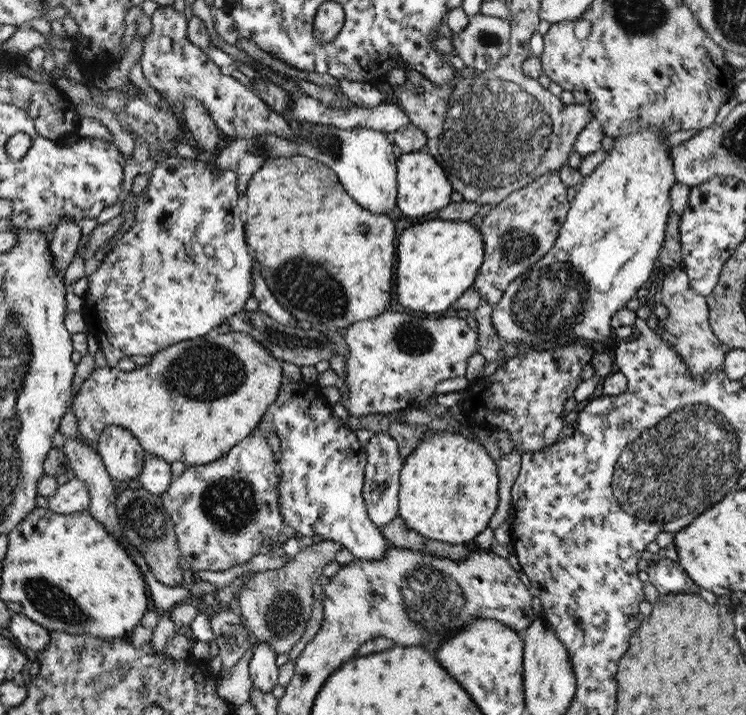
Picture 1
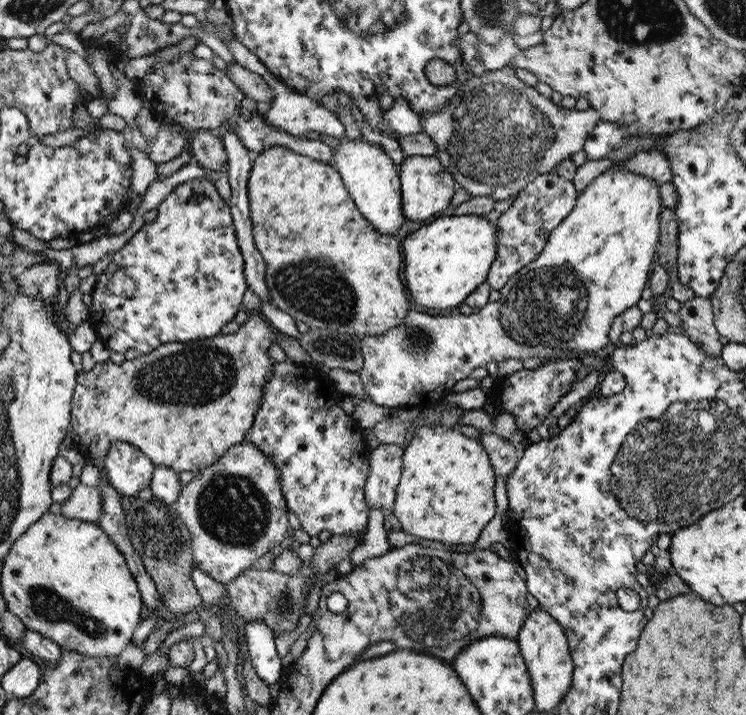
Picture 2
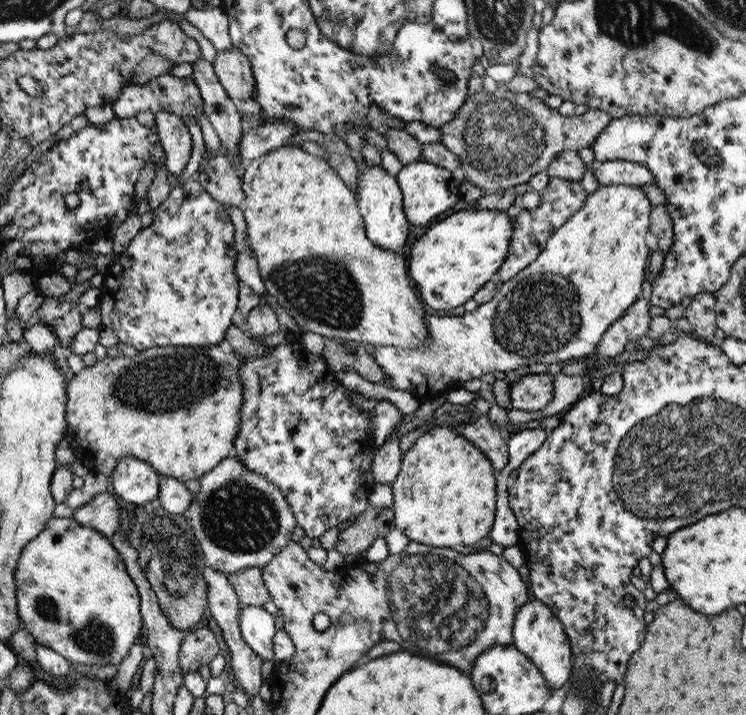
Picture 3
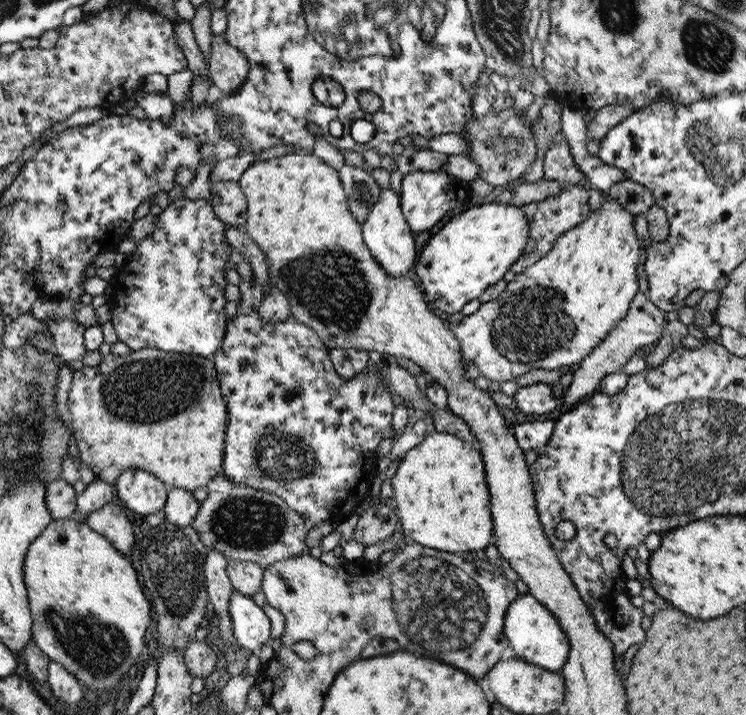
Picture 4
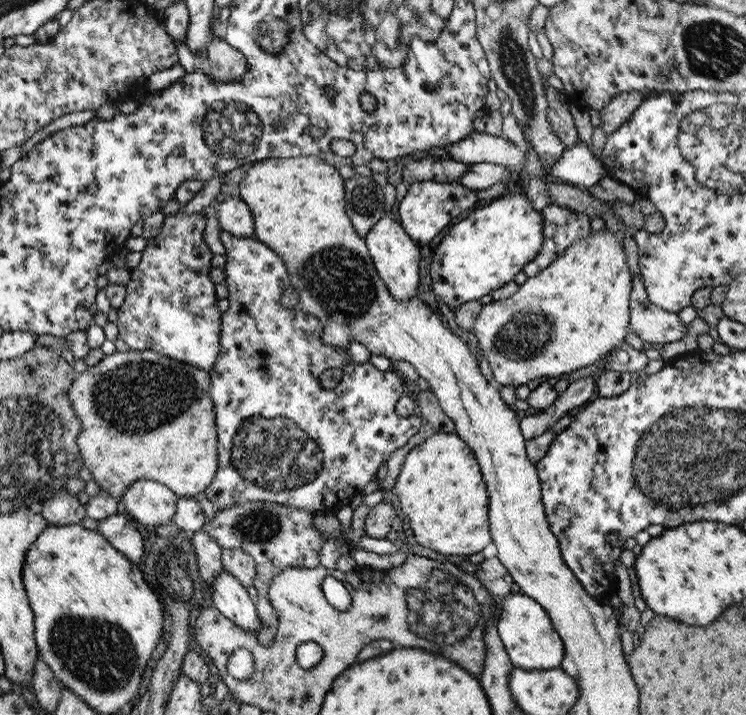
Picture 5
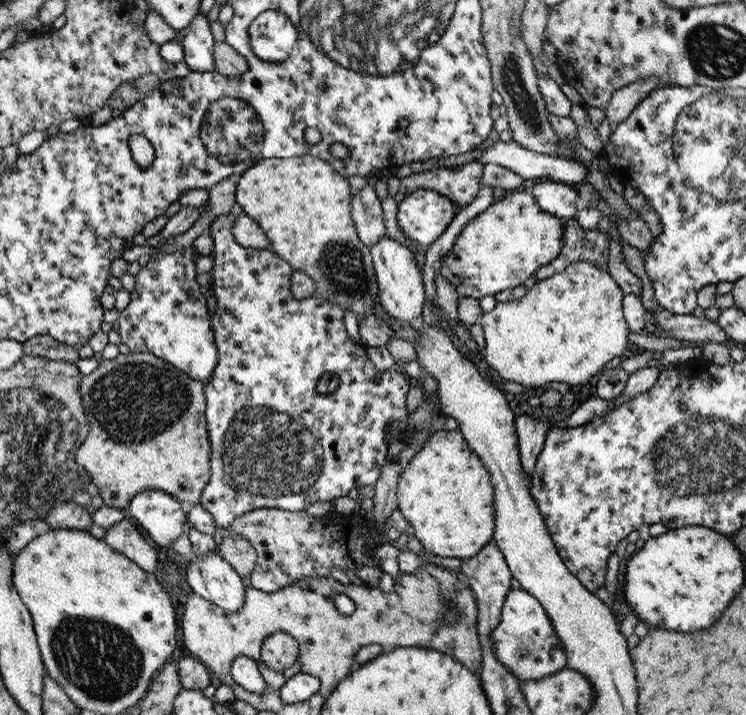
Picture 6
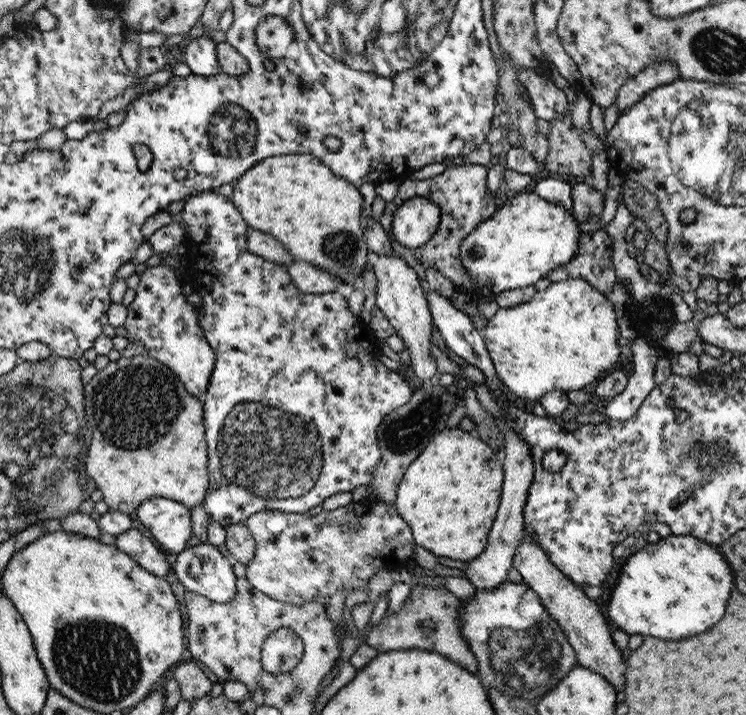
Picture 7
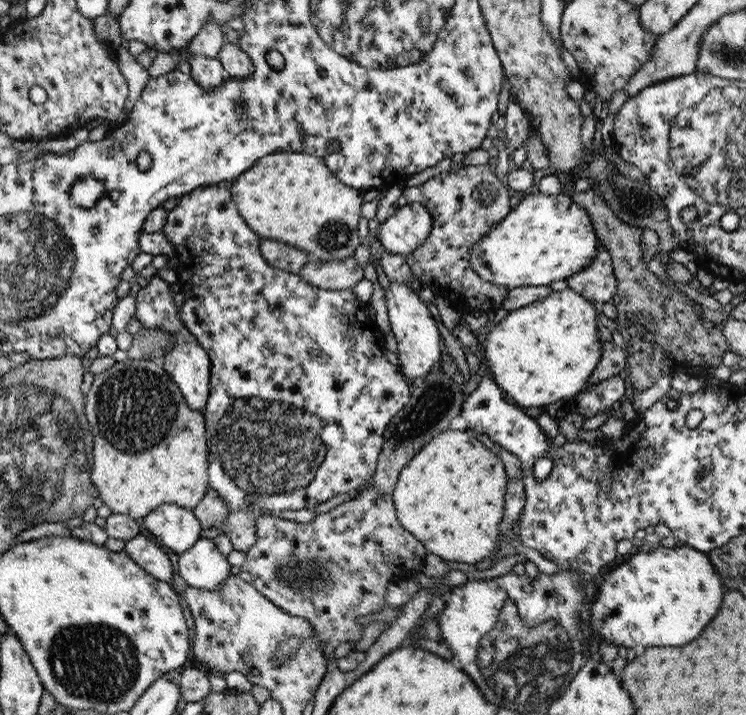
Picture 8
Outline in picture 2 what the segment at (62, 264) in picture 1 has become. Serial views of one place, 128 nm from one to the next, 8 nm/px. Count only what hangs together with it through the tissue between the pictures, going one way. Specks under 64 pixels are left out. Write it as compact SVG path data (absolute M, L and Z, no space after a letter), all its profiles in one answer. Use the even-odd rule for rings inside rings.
M50 259L43 264L36 263L27 268L26 272L15 276L22 286L23 294L28 297L53 297L59 288L61 274L60 261Z

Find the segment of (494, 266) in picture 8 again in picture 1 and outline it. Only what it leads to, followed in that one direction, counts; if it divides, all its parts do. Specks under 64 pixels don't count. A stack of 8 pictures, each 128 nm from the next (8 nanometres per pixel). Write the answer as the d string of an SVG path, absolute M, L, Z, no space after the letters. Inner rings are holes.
M436 219L403 230L396 258L396 304L414 312L450 314L454 301L474 286L484 261L484 240L480 228L469 221Z

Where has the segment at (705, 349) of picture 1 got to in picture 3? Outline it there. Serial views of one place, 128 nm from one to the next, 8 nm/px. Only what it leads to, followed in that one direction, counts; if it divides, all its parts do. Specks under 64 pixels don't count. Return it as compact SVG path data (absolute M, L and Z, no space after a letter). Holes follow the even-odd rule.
M712 293L698 294L694 296L688 307L684 308L683 317L692 326L695 337L701 338L706 343L717 344L714 337L717 330L717 320L714 304L715 298Z

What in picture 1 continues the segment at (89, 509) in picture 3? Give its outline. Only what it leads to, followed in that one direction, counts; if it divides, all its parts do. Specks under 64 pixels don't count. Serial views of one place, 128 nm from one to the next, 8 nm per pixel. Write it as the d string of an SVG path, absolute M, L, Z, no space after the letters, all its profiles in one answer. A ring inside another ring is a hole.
M68 479L50 495L48 508L58 515L82 513L91 508L91 492L82 480Z

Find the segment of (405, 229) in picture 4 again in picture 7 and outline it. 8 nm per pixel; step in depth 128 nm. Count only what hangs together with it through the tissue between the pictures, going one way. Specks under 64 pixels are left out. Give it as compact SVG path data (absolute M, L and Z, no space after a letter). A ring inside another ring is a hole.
M370 252L367 259L372 264L377 278L378 291L375 306L384 312L390 324L396 330L397 336L404 341L410 353L411 366L420 378L420 383L415 387L426 387L429 385L427 381L430 381L430 378L438 372L438 367L430 353L433 320L427 301L425 283L418 279L418 274L404 258L394 255L394 253L380 255Z

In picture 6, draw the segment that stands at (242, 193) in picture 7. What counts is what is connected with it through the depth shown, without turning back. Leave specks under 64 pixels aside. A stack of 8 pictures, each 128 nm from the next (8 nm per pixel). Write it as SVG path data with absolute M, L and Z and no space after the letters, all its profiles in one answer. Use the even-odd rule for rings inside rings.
M295 156L290 158L265 158L256 163L248 170L245 170L239 177L237 177L237 190L235 193L236 197L236 208L244 211L248 217L256 221L260 228L265 232L266 238L268 238L271 246L271 252L277 254L278 257L284 258L288 264L290 264L293 270L300 270L304 274L308 274L310 278L316 284L316 289L314 289L313 296L316 298L324 298L328 302L336 302L340 308L344 311L354 312L356 316L357 326L359 329L359 335L363 344L366 346L386 346L390 340L399 338L396 335L396 330L392 326L388 326L384 320L381 320L374 312L374 299L376 302L380 301L380 291L378 291L378 281L375 275L375 270L373 267L373 260L371 257L370 247L366 246L360 238L358 238L357 228L354 220L352 220L352 188L345 176L334 170L334 167L330 166L326 161L315 156Z

